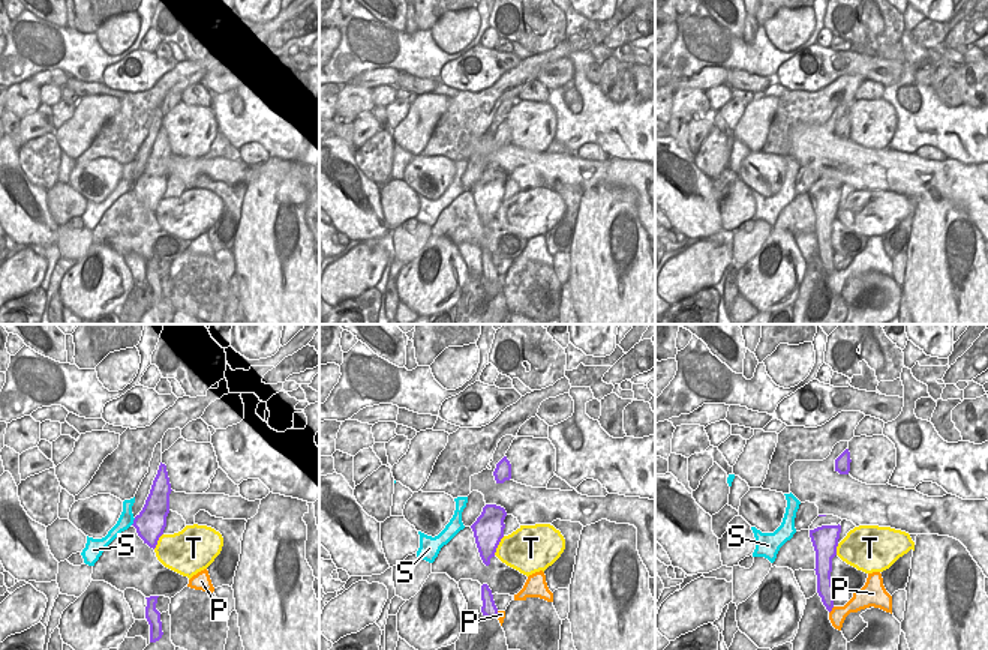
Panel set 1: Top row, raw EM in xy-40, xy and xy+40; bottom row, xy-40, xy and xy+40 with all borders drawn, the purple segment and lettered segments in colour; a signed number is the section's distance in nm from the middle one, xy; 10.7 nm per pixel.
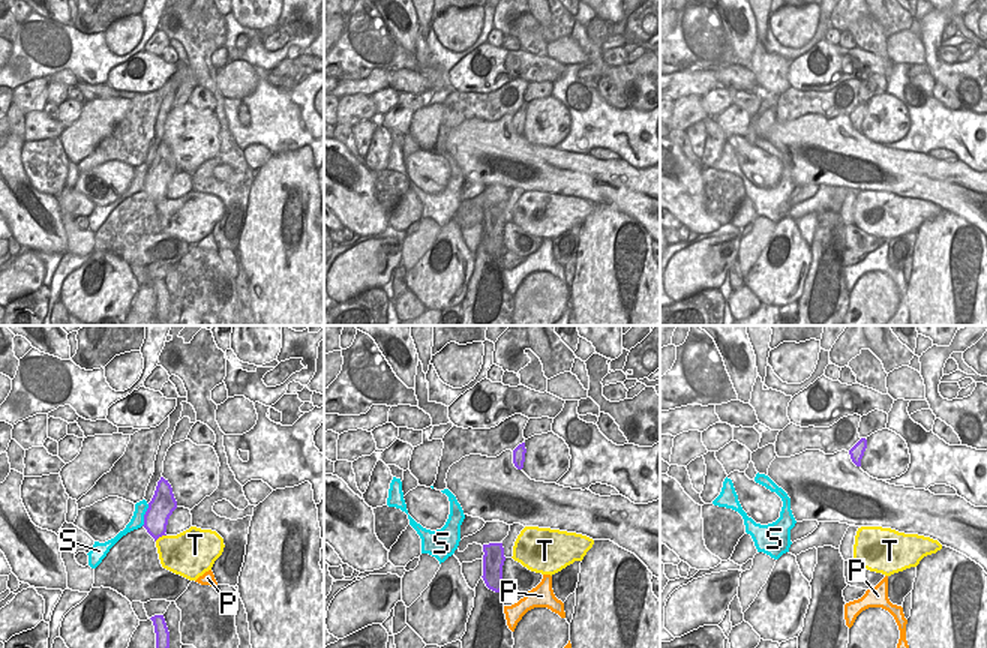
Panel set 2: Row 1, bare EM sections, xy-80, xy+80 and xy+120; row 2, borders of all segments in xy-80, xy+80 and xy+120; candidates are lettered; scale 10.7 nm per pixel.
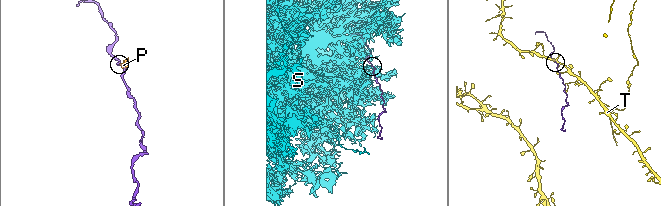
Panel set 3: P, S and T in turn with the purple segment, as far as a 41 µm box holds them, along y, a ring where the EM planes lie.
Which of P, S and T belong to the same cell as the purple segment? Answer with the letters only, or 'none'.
none

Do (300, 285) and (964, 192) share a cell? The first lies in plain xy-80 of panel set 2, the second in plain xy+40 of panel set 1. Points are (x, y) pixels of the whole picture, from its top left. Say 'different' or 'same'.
different

